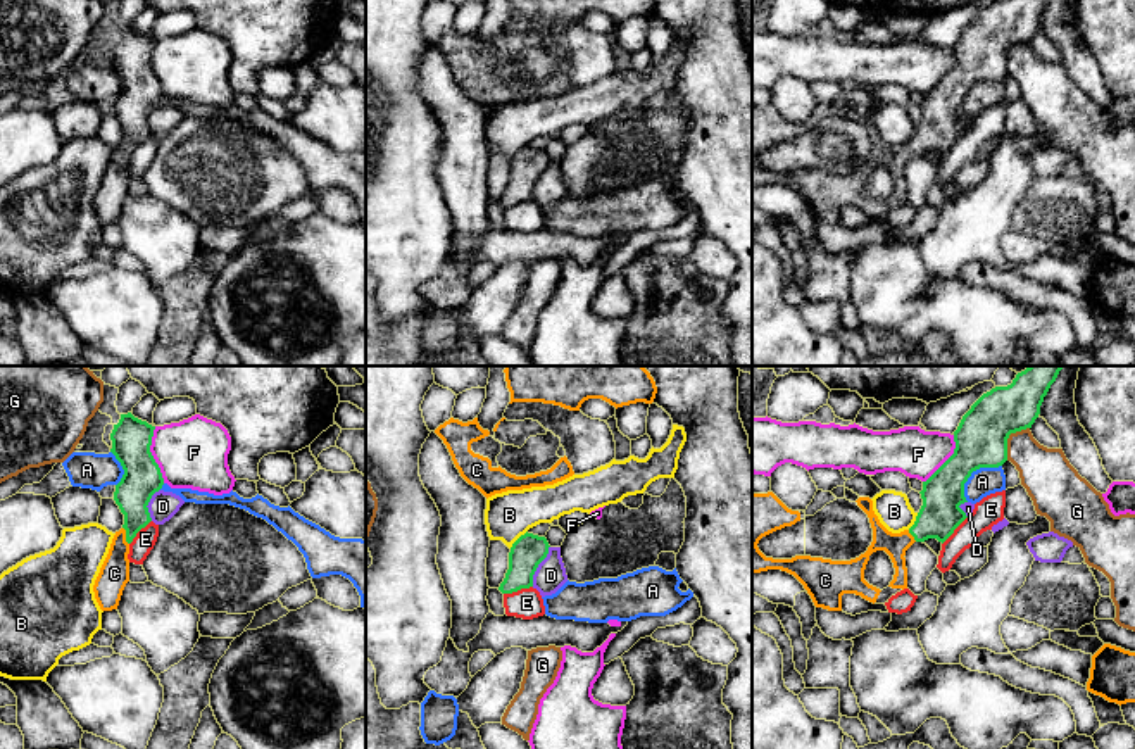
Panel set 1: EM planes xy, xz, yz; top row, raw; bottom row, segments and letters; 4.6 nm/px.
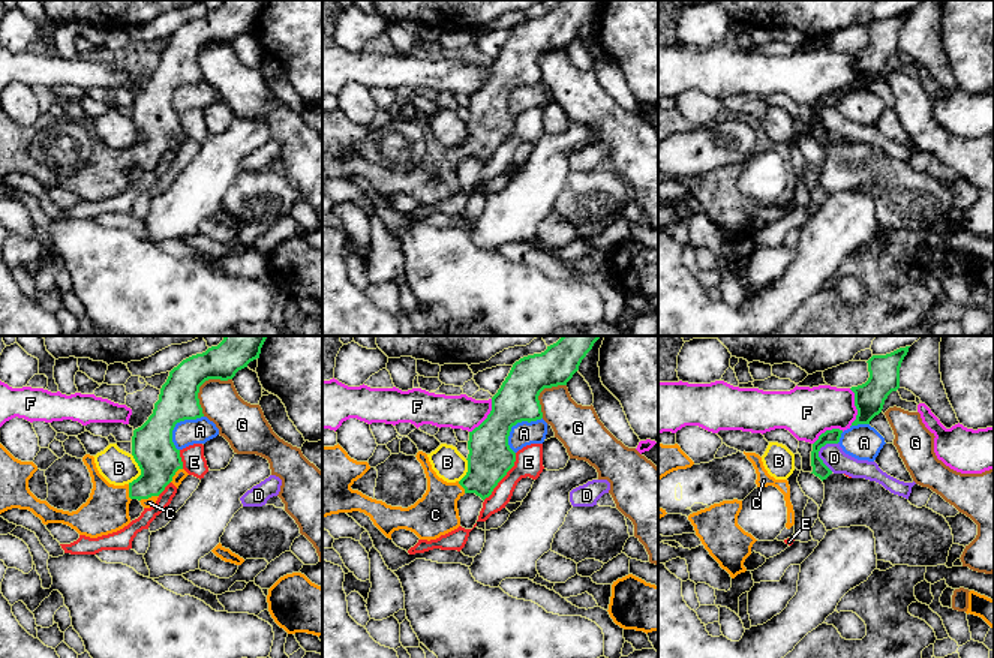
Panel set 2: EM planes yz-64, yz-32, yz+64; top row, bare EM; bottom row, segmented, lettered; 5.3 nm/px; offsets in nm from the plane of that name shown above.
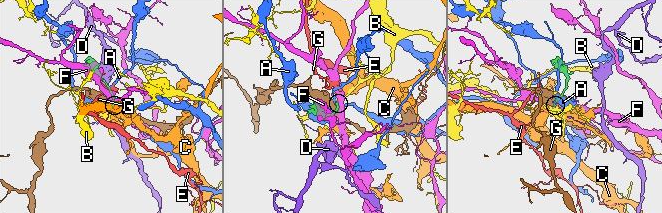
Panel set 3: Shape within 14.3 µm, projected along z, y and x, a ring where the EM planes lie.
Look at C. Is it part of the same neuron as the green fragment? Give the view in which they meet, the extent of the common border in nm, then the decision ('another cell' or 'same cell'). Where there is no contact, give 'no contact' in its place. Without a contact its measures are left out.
meets green in xy; contact 90 nm long; same cell

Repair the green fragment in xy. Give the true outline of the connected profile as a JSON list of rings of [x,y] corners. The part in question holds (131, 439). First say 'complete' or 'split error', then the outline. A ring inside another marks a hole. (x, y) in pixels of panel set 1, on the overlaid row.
split error; [[[128,412],[121,414],[110,433],[110,452],[124,469],[114,492],[114,500],[124,514],[124,525],[116,532],[93,585],[102,611],[112,611],[119,606],[122,590],[129,582],[129,544],[152,521],[147,506],[164,485],[160,468],[150,452],[154,430],[155,426]]]

